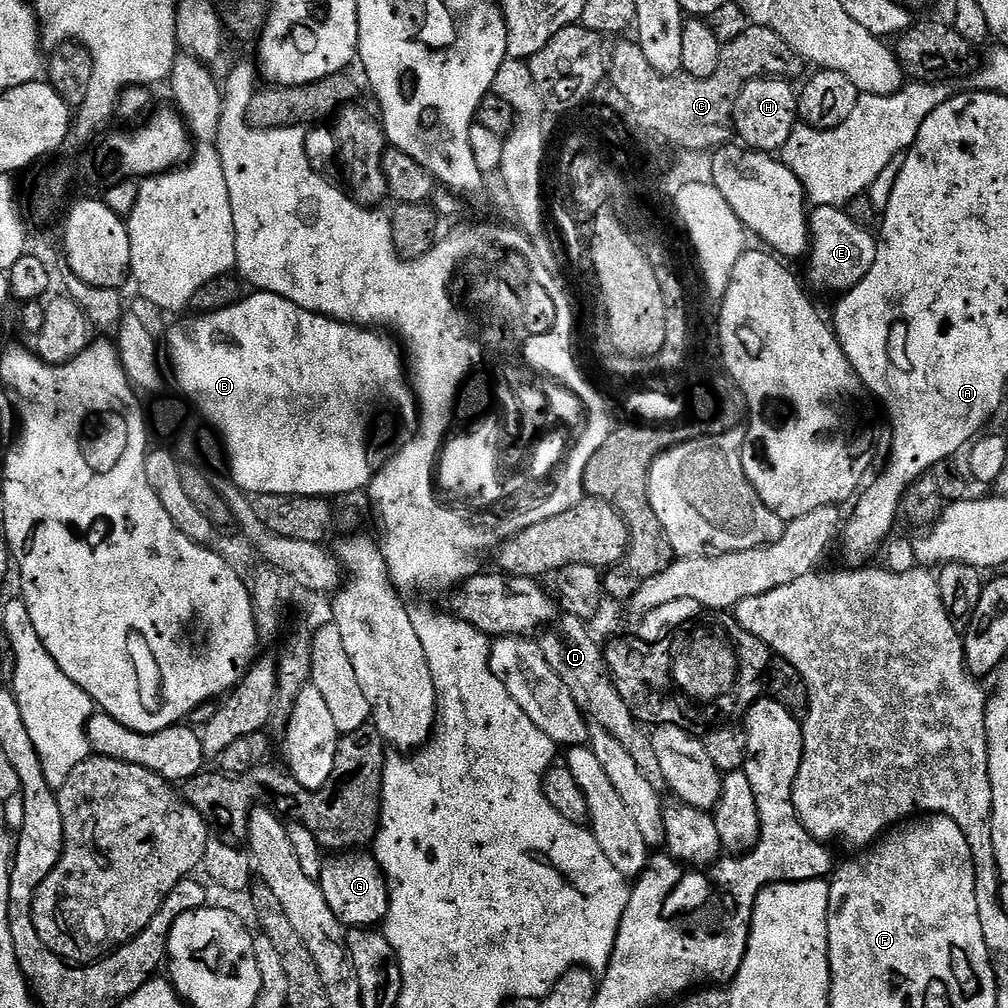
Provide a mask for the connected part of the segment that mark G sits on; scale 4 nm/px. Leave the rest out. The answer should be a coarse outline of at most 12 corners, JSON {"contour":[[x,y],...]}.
{"contour":[[364,850],[329,855],[318,883],[348,928],[388,916],[388,879]]}

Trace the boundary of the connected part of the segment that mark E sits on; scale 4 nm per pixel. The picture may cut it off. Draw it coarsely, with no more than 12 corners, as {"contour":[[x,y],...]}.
{"contour":[[843,207],[808,218],[809,289],[843,294],[874,266],[877,237]]}

